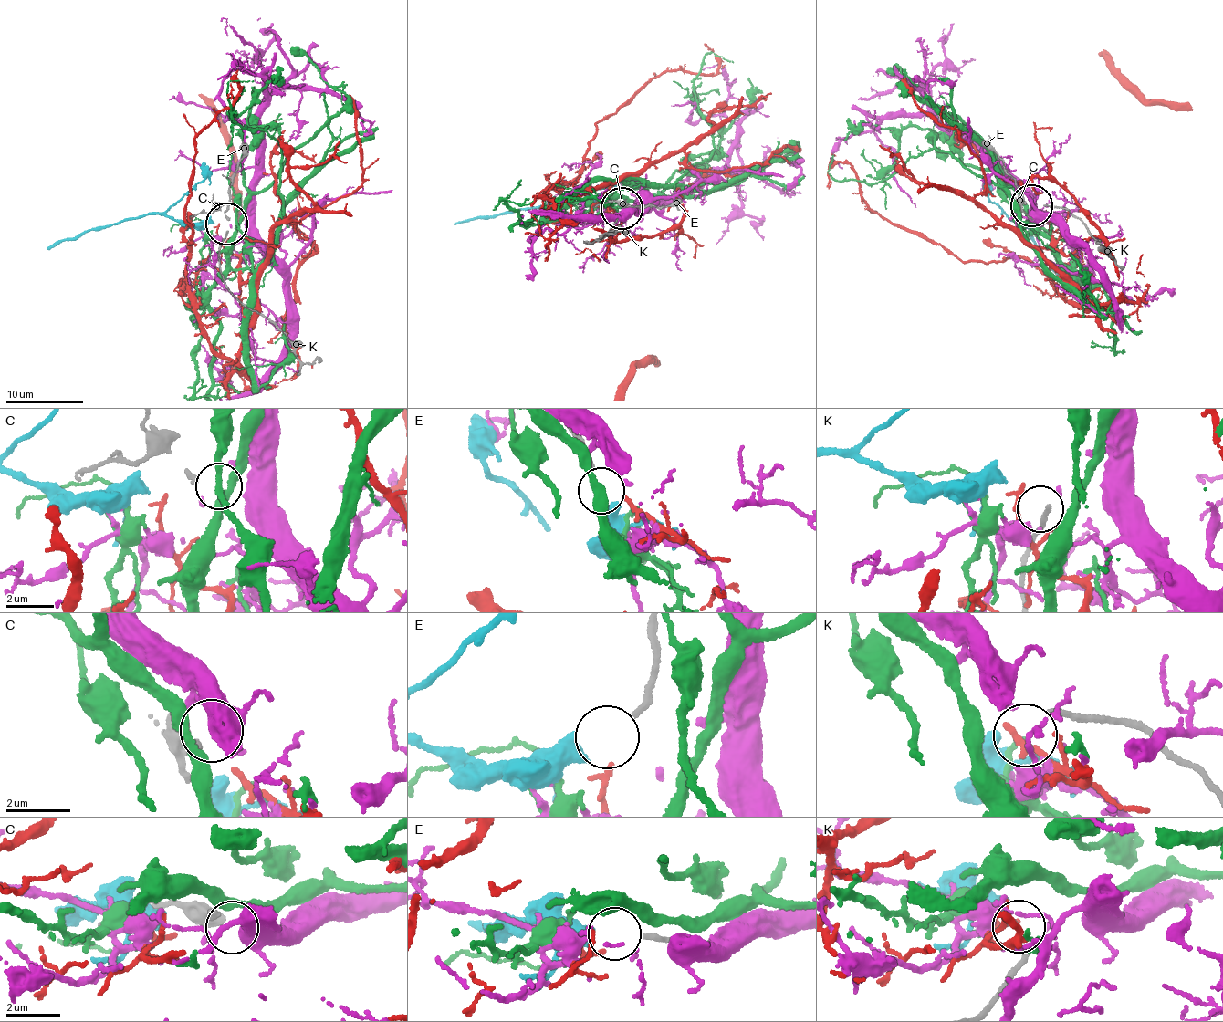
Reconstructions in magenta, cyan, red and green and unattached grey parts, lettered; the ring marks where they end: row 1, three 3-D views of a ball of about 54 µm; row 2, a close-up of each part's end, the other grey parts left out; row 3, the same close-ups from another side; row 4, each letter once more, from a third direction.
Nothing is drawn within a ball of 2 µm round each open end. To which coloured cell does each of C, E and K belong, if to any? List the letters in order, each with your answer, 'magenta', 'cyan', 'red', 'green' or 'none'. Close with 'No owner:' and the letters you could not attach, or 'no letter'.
C: none
E: cyan
K: none
No owner: C, K

